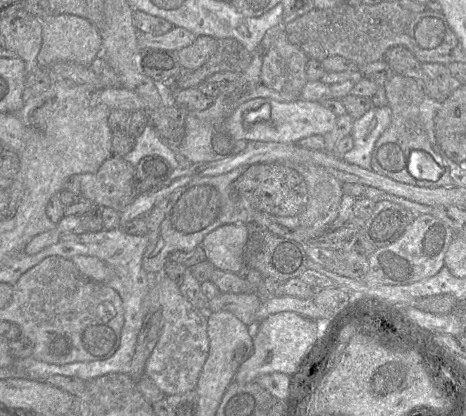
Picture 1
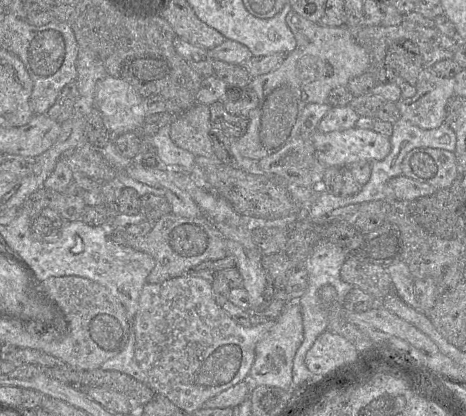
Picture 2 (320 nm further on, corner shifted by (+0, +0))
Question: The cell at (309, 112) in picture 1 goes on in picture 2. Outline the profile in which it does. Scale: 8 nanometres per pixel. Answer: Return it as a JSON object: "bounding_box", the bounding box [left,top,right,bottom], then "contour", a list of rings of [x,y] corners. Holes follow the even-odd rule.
{"bounding_box":[311,126,391,166],"contour":[[[357,126],[347,130],[323,133],[316,130],[311,135],[311,141],[316,150],[317,159],[324,166],[346,166],[366,161],[374,163],[384,159],[391,150],[390,137],[382,135],[370,129],[362,129]]]}

